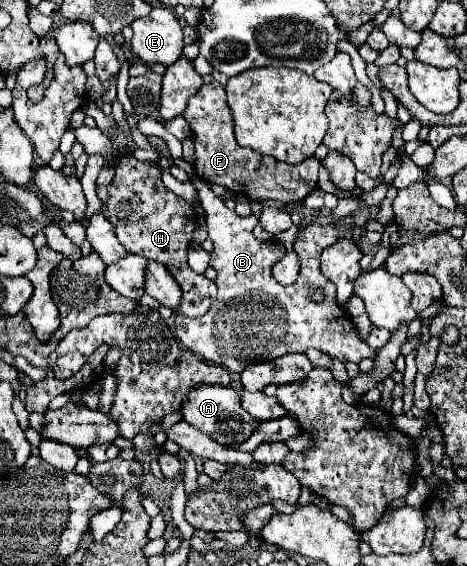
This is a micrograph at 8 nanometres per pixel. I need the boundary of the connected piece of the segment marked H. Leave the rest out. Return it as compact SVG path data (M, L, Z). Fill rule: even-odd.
M122 154L114 158L114 168L116 174L112 184L98 188L98 196L104 204L102 214L114 224L116 236L128 252L162 262L180 284L182 300L176 306L176 314L192 318L202 316L216 300L216 284L206 280L206 276L192 272L186 262L186 252L196 228L192 206L162 184L160 168L156 164L140 162L132 154Z

